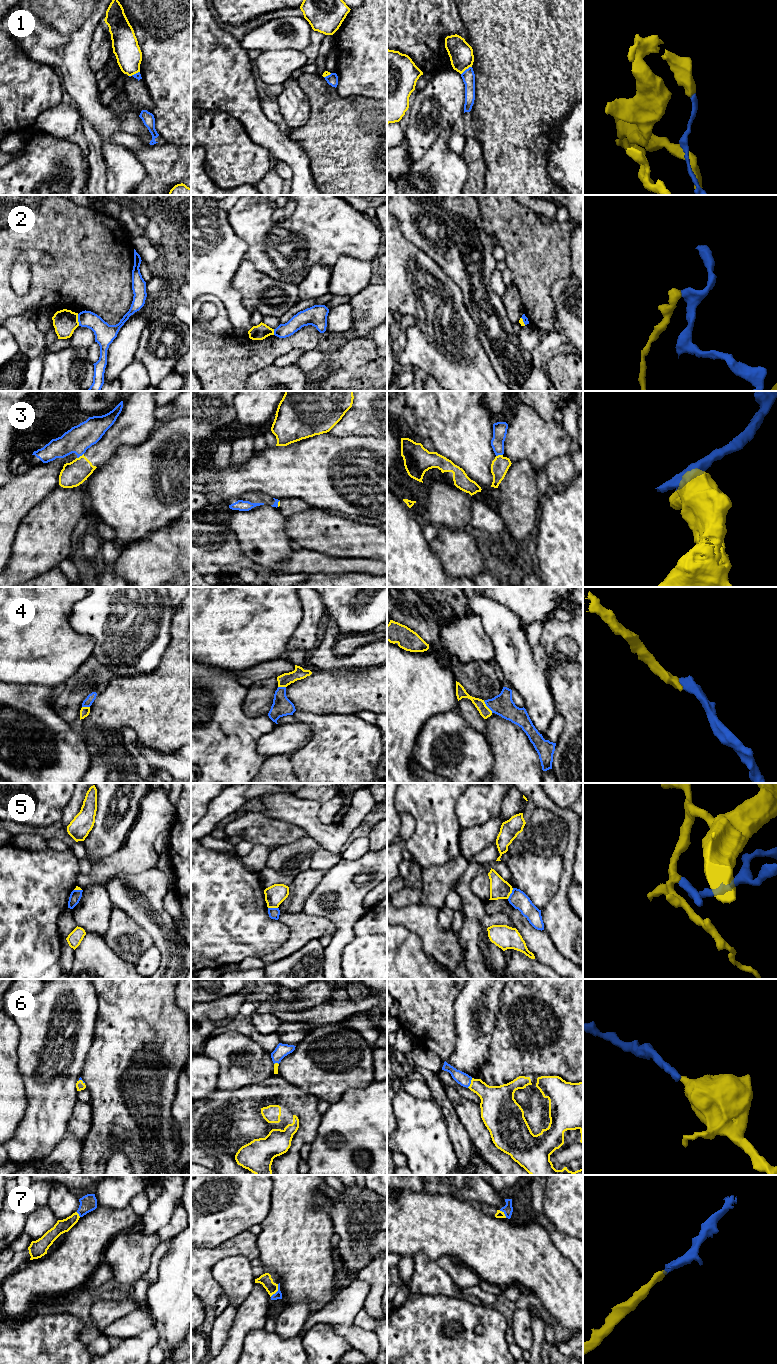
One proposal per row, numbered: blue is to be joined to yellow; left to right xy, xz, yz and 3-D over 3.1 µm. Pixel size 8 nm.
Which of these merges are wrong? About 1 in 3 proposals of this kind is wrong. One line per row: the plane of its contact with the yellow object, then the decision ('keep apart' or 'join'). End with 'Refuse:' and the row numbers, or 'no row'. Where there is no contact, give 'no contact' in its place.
1: meets yellow in yz; keep apart
2: meets yellow in xy; keep apart
3: meets yellow in xy; keep apart
4: meets yellow in yz; join
5: meets yellow in yz; keep apart
6: meets yellow in yz; join
7: meets yellow in xz; join
Refuse: 1, 2, 3, 5

